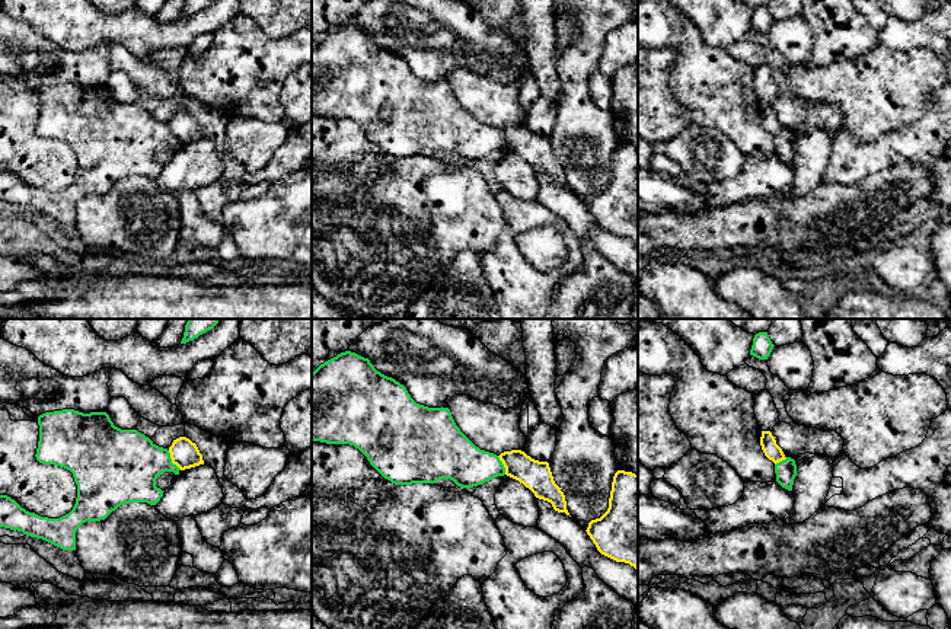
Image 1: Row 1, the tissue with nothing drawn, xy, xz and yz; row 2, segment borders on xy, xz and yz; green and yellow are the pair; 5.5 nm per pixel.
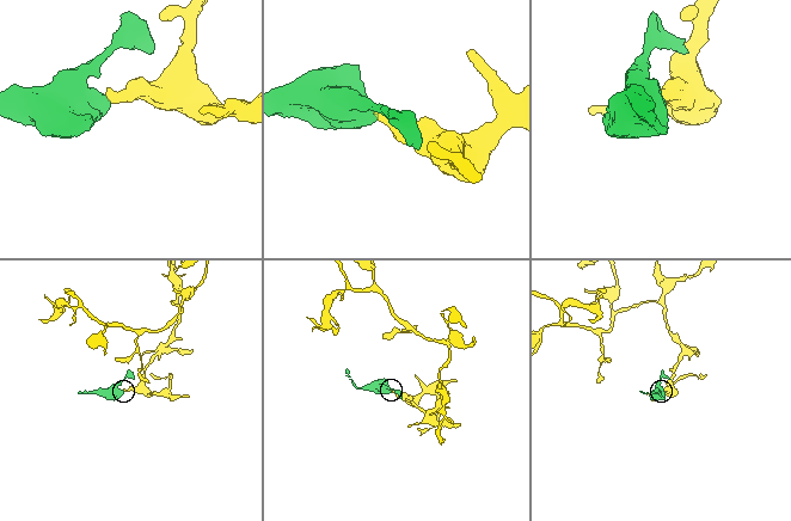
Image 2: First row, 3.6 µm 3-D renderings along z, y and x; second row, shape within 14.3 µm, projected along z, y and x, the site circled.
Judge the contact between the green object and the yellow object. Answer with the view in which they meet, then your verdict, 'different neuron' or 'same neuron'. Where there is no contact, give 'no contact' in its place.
contact in xy; different neuron

